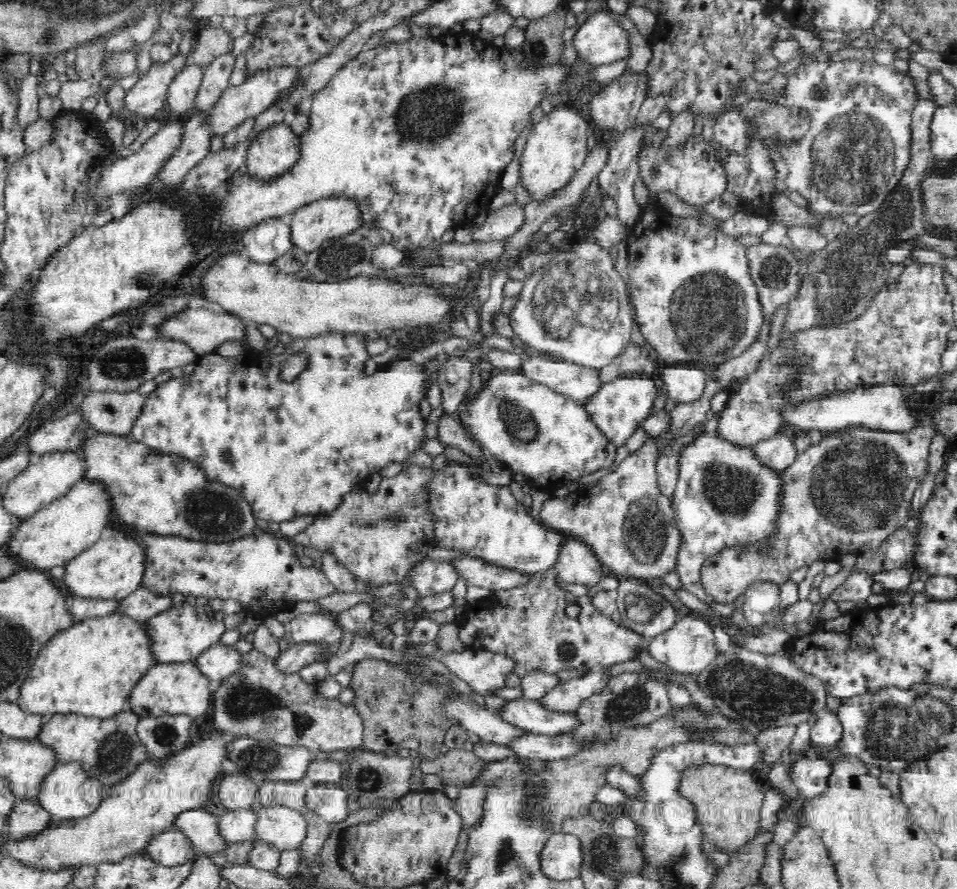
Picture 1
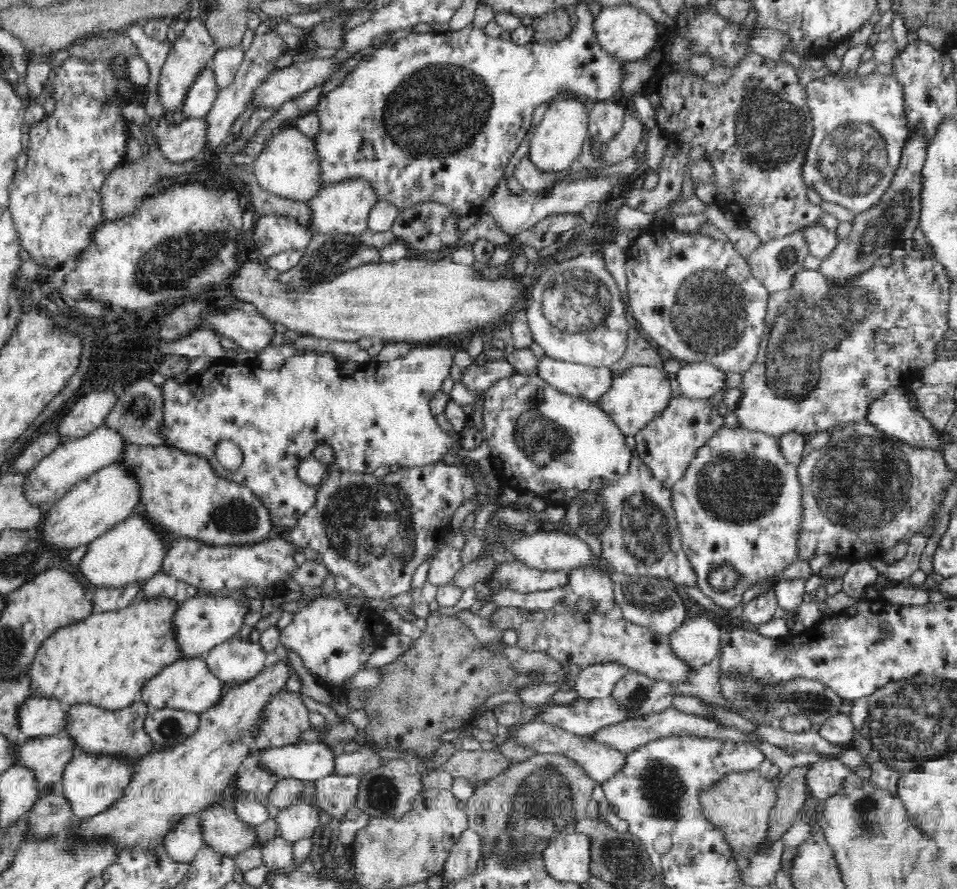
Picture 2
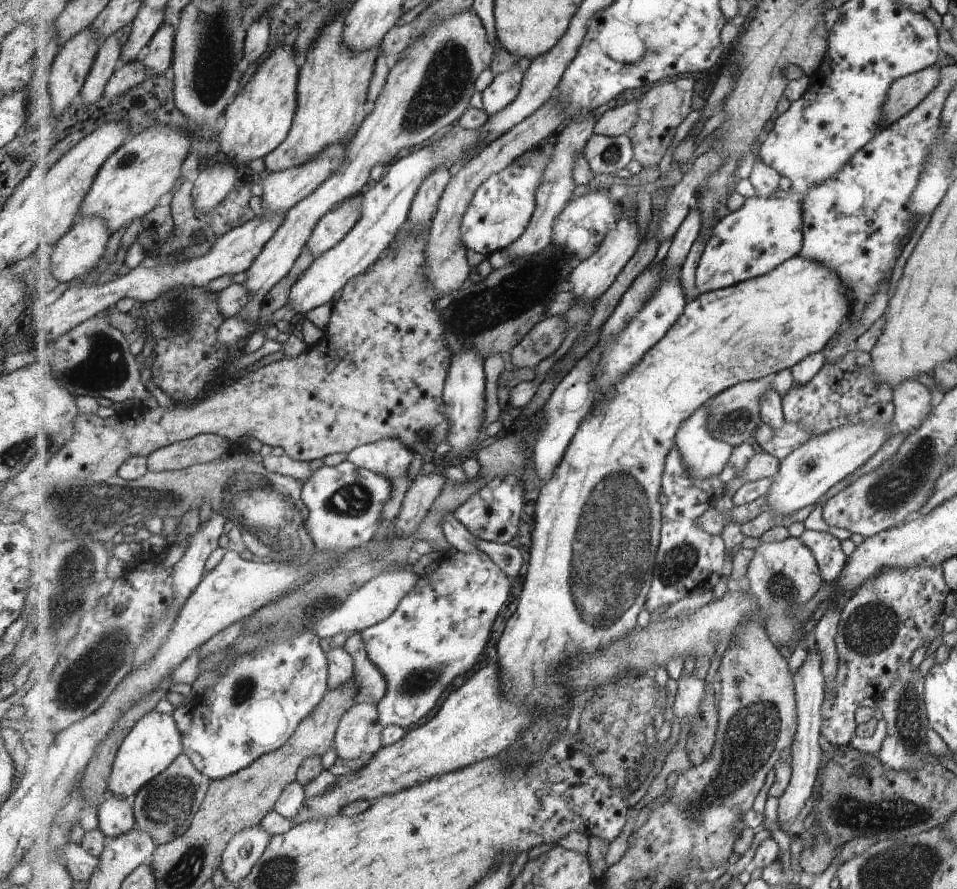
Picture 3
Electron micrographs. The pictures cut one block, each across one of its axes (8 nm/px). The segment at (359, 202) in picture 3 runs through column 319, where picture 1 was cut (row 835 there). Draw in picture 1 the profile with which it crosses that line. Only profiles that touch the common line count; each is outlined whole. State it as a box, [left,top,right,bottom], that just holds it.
[220,808,258,843]

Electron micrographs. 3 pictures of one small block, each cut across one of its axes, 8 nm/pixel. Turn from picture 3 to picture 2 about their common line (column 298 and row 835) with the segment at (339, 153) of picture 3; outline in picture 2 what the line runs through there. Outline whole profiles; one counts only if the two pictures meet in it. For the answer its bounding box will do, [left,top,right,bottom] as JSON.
[164,811,203,862]

